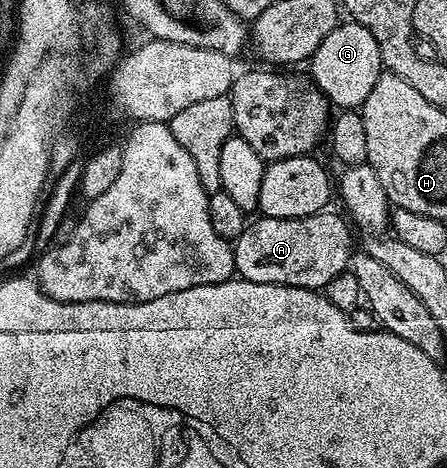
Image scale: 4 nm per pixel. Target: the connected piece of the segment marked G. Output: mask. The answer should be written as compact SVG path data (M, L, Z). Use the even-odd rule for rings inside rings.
M353 22L339 23L337 28L316 46L314 55L308 61L309 79L323 92L331 105L342 110L358 110L372 94L372 86L384 71L380 58L380 46L376 46L376 38L364 30L364 26Z

